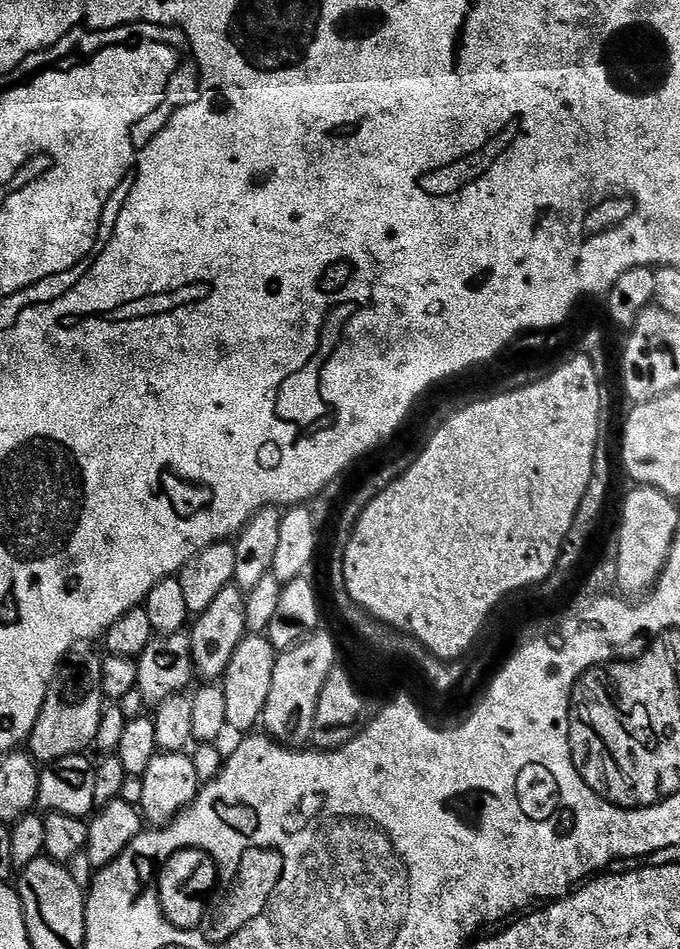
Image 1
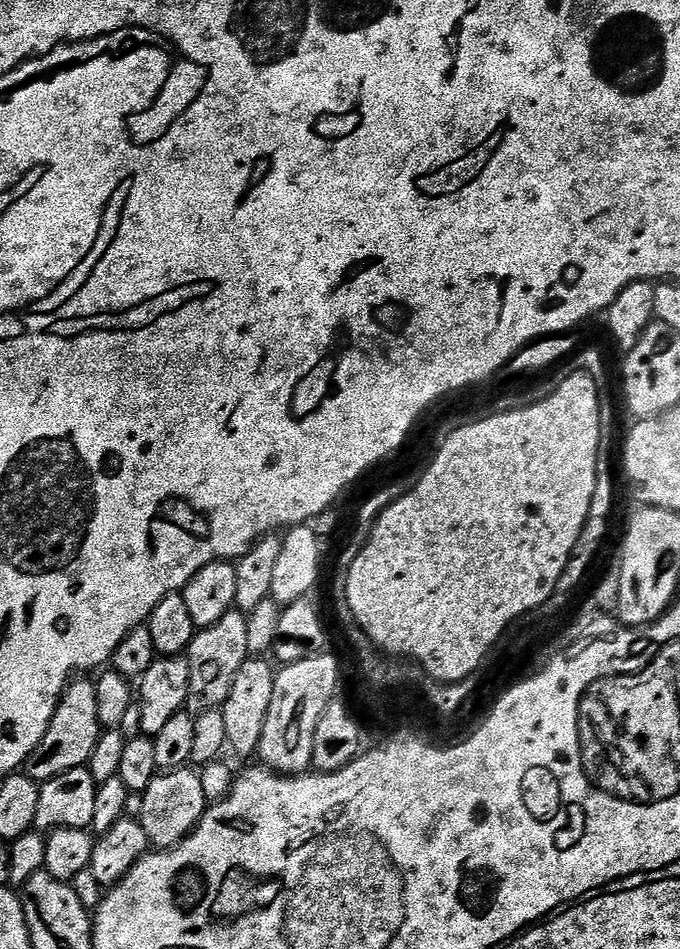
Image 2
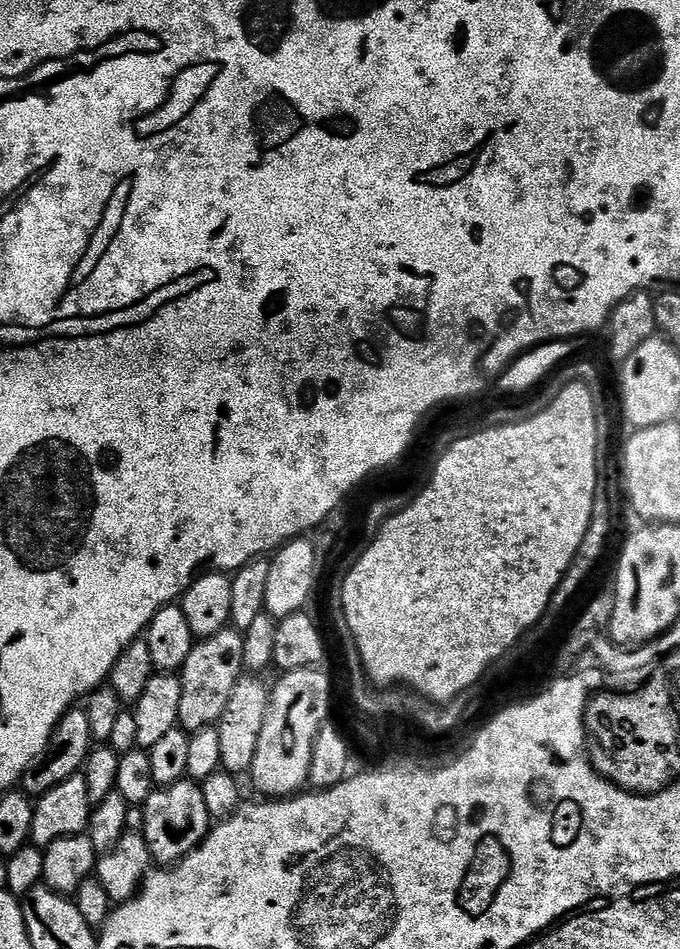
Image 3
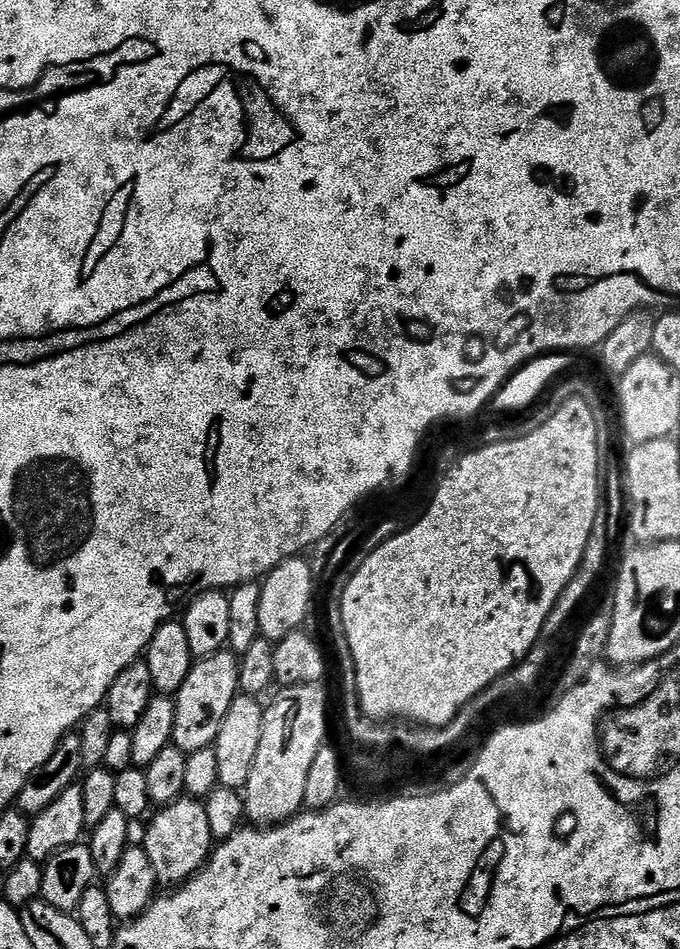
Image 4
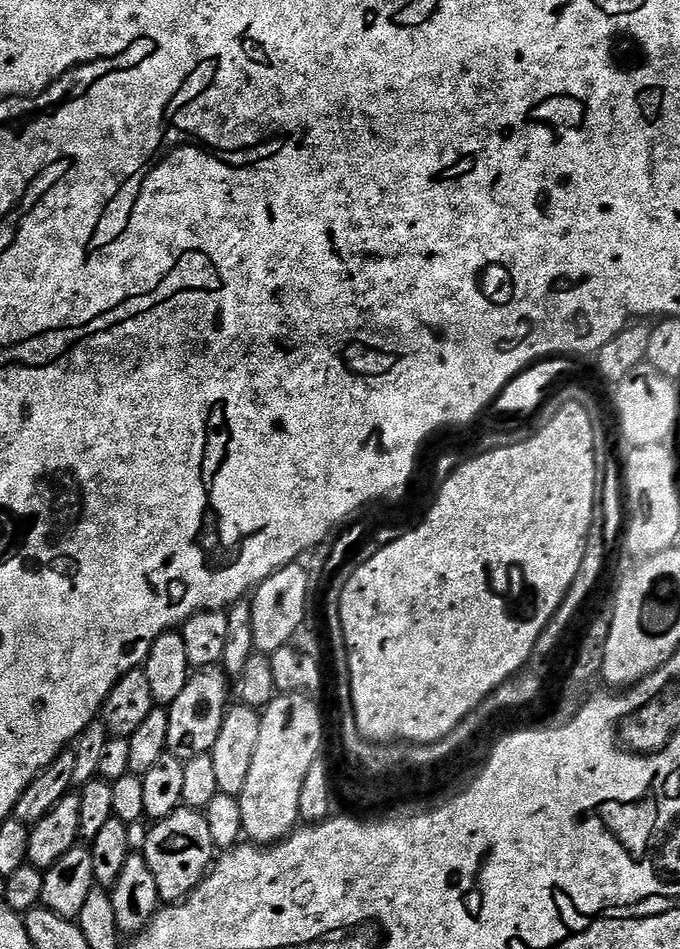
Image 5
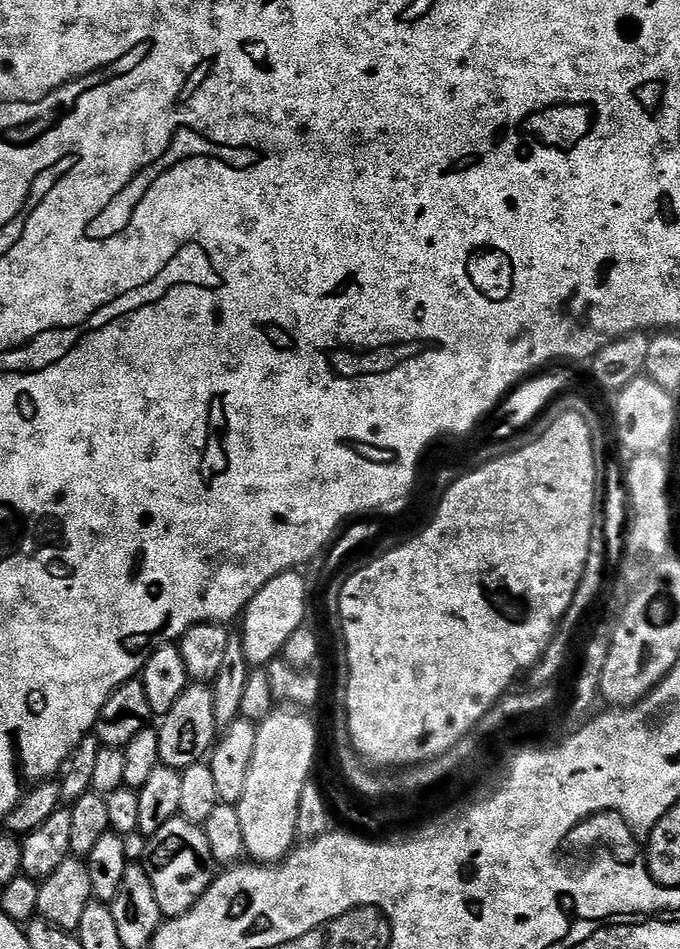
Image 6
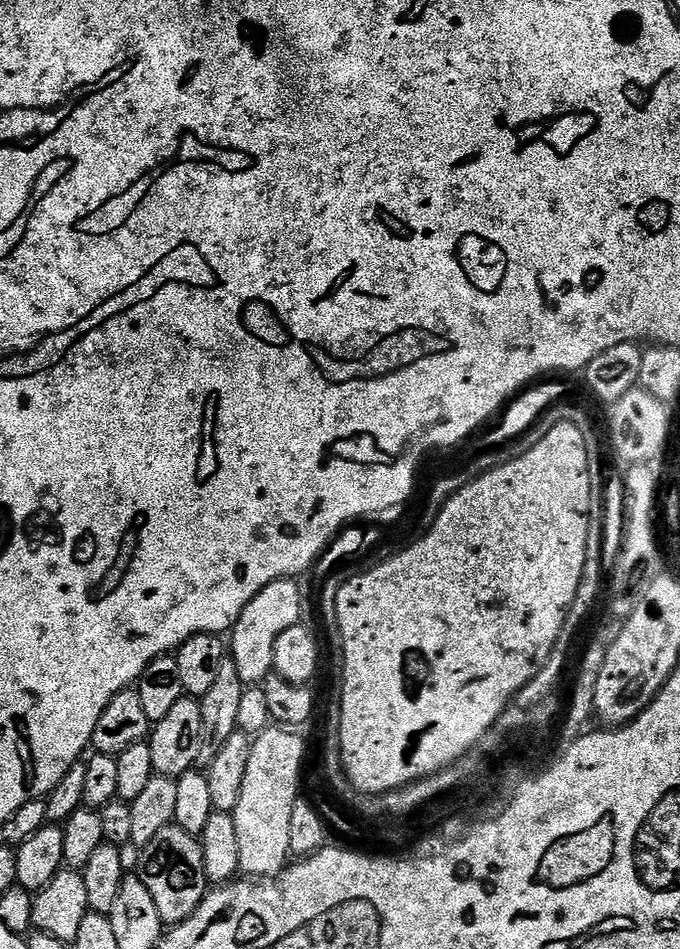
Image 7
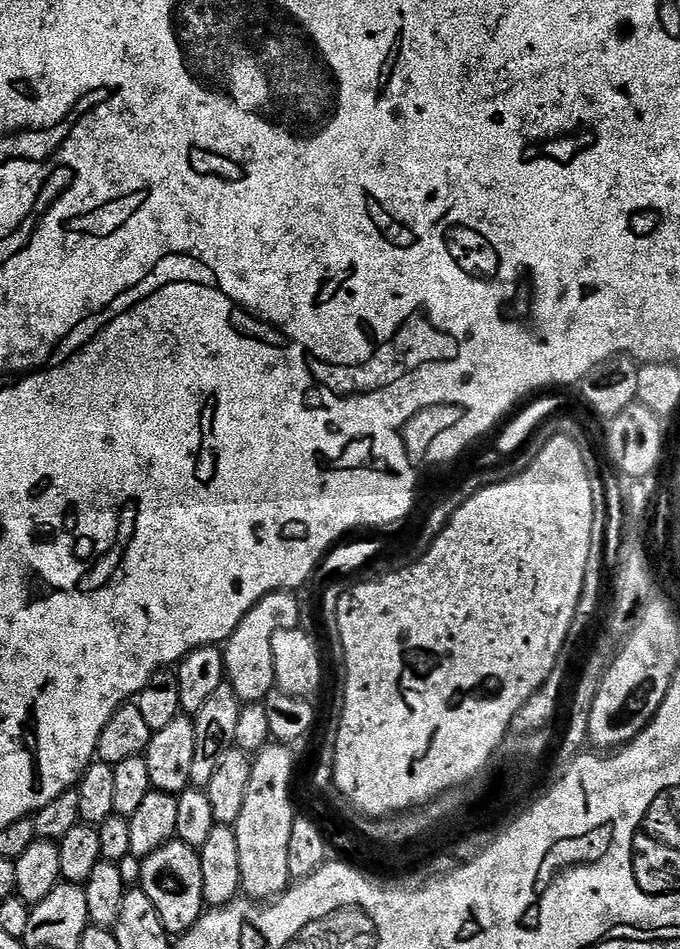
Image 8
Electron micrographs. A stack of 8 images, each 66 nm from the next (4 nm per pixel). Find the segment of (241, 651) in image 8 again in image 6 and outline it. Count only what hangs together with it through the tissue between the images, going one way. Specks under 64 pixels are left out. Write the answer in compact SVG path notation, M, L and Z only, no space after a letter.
M299 571L283 572L274 577L249 602L242 613L244 620L244 653L249 665L267 666L283 653L287 639L299 628L305 627L308 615L308 593L310 584L307 579L300 577Z

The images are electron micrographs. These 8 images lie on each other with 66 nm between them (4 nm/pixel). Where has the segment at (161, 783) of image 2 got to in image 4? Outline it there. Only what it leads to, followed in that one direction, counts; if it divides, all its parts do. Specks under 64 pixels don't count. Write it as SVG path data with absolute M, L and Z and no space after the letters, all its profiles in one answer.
M179 798L157 812L160 813L147 821L148 833L142 846L150 858L150 866L154 866L157 881L161 885L179 886L203 867L214 847L210 818L206 818L204 805L196 798Z

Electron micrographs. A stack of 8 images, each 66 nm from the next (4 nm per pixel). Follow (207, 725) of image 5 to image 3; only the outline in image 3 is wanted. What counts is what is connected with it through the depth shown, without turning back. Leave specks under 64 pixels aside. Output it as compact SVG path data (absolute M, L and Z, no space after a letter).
M223 628L218 634L193 643L190 658L186 658L178 673L182 686L182 702L178 706L179 727L191 734L219 724L222 710L226 710L226 702L230 702L230 693L244 671L244 637L235 628Z

